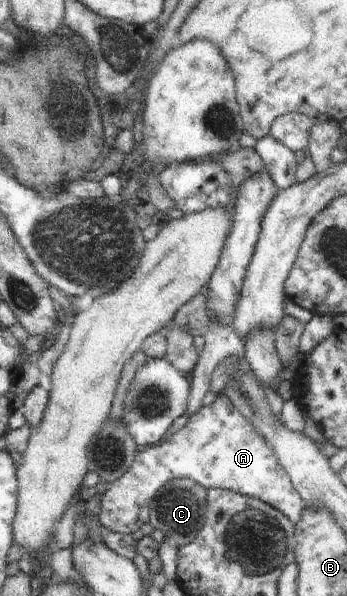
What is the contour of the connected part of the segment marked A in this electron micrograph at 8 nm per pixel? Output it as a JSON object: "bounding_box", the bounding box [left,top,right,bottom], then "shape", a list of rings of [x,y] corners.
{"bounding_box":[96,393,305,535],"shape":[[[222,393],[213,404],[200,407],[166,442],[137,451],[128,472],[100,494],[101,510],[96,518],[112,532],[131,535],[149,522],[148,504],[156,492],[178,477],[195,480],[205,489],[221,488],[261,500],[277,508],[293,525],[305,507],[272,447]]]}

